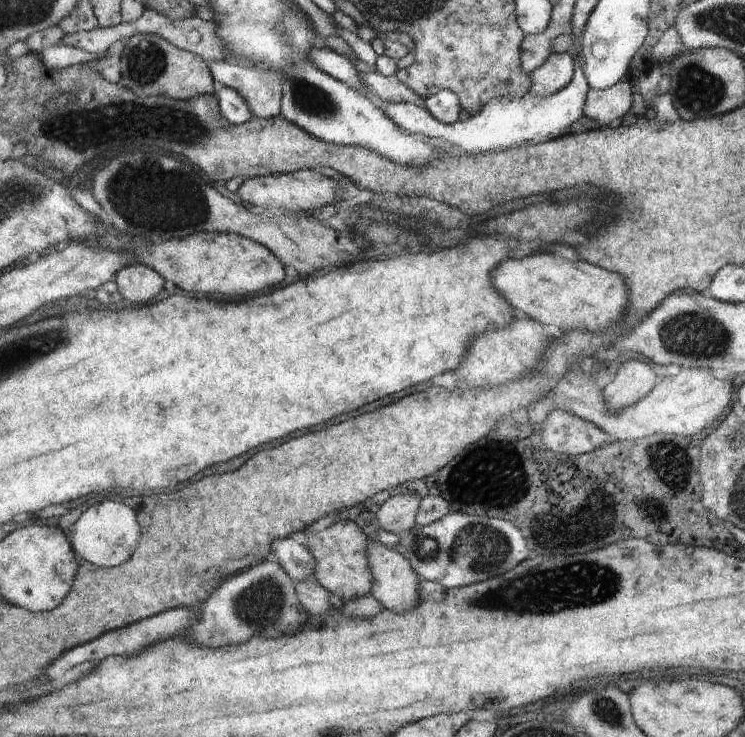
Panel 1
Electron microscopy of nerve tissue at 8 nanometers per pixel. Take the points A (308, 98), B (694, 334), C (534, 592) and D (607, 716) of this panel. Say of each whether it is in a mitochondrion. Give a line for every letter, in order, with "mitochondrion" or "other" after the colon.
A: mitochondrion
B: mitochondrion
C: mitochondrion
D: mitochondrion

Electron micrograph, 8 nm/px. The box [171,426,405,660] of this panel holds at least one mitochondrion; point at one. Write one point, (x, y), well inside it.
(263, 604)

